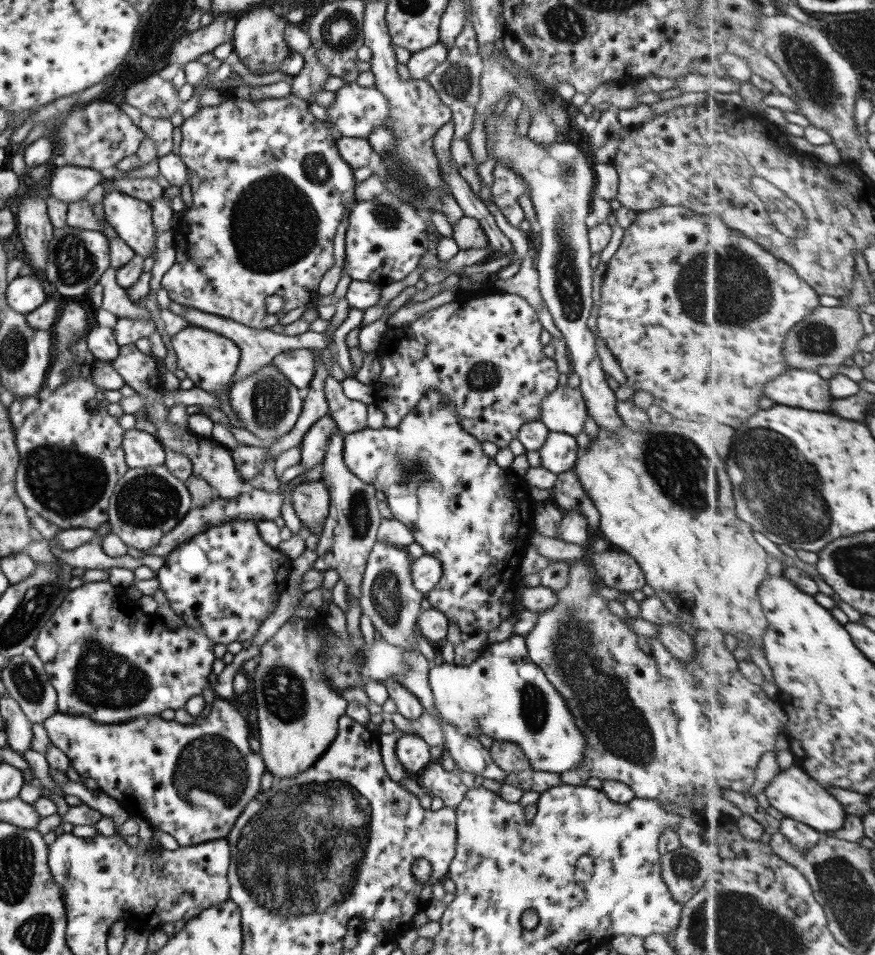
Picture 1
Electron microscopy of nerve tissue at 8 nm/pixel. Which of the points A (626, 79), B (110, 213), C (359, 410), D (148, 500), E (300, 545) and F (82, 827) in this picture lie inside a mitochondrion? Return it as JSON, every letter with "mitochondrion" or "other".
{"A":"other","B":"other","C":"other","D":"mitochondrion","E":"other","F":"other"}

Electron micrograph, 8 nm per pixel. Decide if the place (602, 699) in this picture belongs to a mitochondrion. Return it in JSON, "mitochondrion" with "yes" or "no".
{"mitochondrion":"yes"}

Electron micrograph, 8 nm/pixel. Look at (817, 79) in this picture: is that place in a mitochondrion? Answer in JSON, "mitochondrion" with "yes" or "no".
{"mitochondrion":"yes"}

